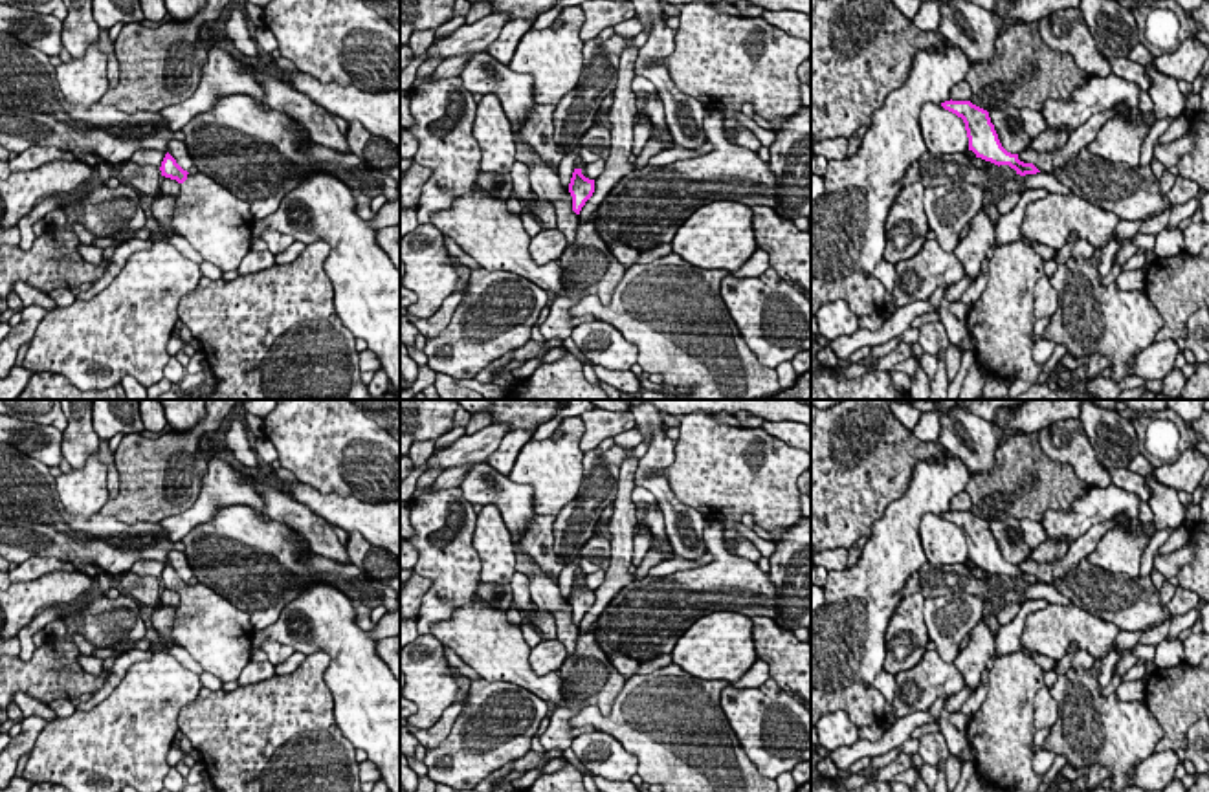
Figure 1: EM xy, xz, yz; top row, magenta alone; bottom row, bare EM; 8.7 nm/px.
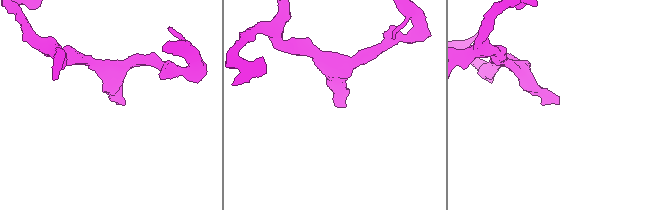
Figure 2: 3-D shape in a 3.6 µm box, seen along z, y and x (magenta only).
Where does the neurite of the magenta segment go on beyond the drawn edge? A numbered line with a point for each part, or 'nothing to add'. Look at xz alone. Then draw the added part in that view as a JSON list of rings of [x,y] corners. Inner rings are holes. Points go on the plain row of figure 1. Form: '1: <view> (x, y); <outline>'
nothing to add

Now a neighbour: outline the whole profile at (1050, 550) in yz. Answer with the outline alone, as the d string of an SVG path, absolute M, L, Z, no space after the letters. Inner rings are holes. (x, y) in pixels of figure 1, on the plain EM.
M1044 541L1040 546L1033 548L1029 557L1035 563L1053 563L1066 556L1070 550L1068 541Z

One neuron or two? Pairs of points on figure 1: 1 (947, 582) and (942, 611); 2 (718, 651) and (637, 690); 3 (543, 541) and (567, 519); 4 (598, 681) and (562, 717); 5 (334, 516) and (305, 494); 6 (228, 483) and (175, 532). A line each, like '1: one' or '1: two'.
1: two
2: two
3: two
4: one
5: one
6: one

